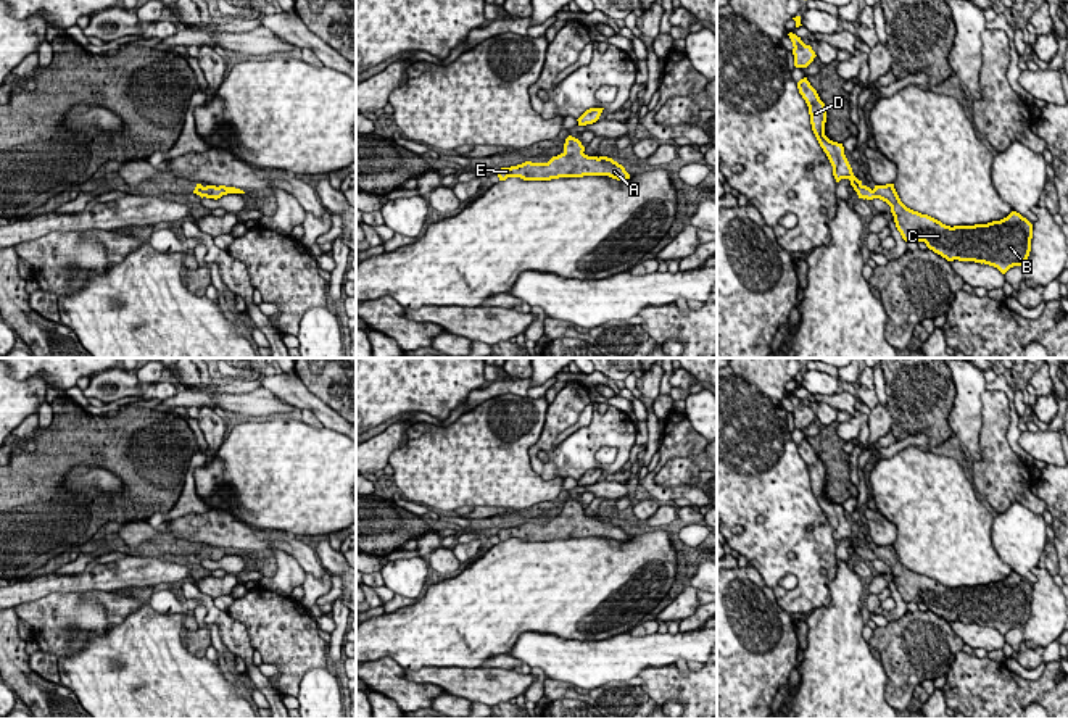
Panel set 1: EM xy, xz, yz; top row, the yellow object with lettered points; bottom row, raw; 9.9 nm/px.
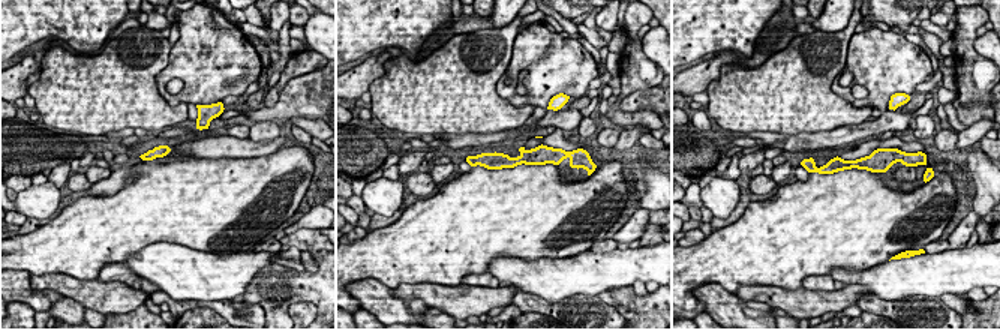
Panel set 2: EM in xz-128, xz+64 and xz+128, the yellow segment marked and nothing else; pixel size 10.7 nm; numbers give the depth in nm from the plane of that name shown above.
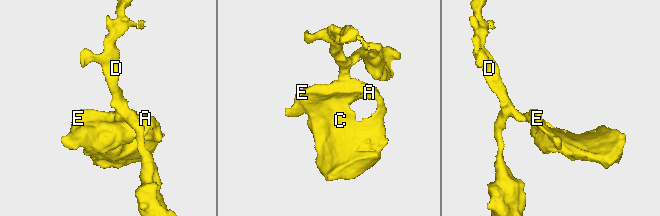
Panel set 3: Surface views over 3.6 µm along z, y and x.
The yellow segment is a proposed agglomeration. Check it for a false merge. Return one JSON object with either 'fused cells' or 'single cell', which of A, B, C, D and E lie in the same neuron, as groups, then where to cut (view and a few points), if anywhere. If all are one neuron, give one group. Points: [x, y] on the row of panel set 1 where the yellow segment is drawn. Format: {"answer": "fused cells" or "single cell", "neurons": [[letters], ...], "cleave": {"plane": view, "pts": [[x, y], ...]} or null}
{"answer": "single cell", "neurons": [["A", "B", "C", "D", "E"]], "cleave": null}

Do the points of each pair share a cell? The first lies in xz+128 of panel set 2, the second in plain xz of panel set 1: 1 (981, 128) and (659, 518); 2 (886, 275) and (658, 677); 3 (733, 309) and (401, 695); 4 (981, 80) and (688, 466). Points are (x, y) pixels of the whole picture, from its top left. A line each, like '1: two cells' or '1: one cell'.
1: one cell
2: two cells
3: one cell
4: two cells

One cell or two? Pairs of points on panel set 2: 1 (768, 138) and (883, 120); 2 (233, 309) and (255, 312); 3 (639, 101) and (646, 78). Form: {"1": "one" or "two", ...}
{"1": "one", "2": "one", "3": "two"}

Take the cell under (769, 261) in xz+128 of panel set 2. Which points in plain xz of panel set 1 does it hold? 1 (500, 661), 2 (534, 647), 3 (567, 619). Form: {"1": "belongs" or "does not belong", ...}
{"1": "does not belong", "2": "does not belong", "3": "belongs"}

